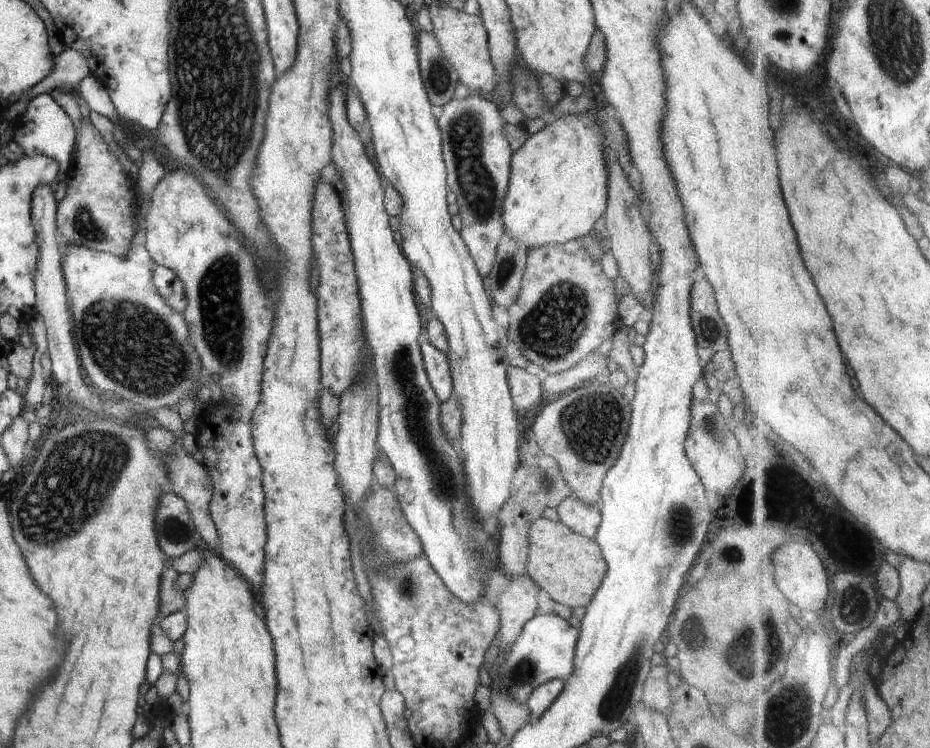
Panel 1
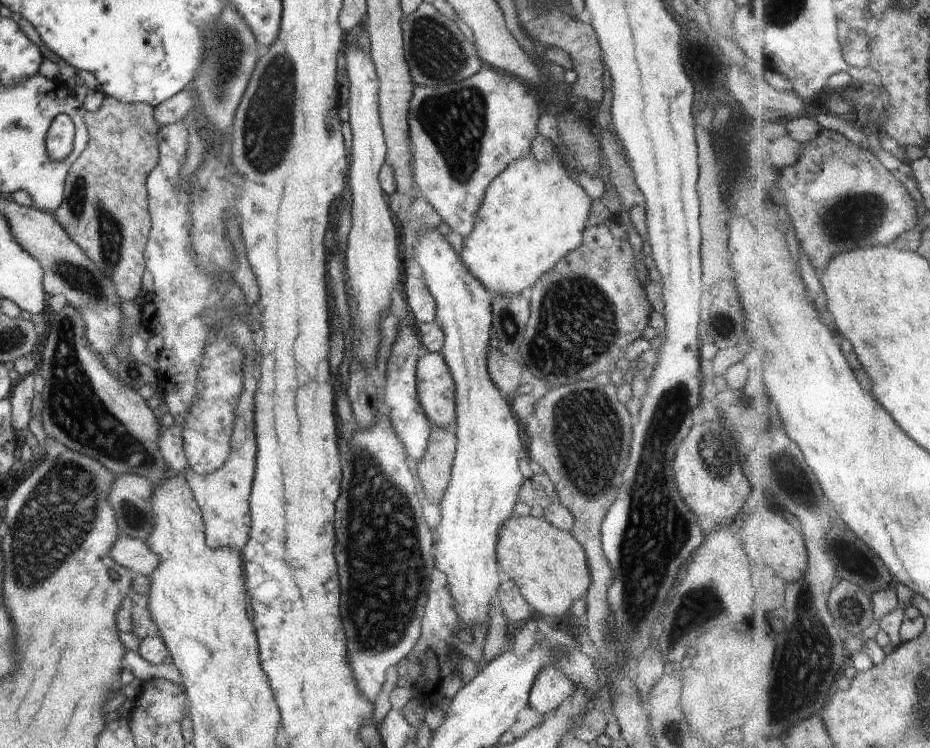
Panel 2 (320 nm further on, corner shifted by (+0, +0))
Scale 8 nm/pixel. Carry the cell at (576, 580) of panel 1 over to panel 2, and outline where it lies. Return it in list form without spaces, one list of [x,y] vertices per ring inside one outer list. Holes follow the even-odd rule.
[[[513,514],[498,533],[496,554],[504,578],[511,579],[524,600],[544,616],[563,616],[576,600],[586,598],[591,580],[582,545],[571,533],[552,526],[543,518]]]

